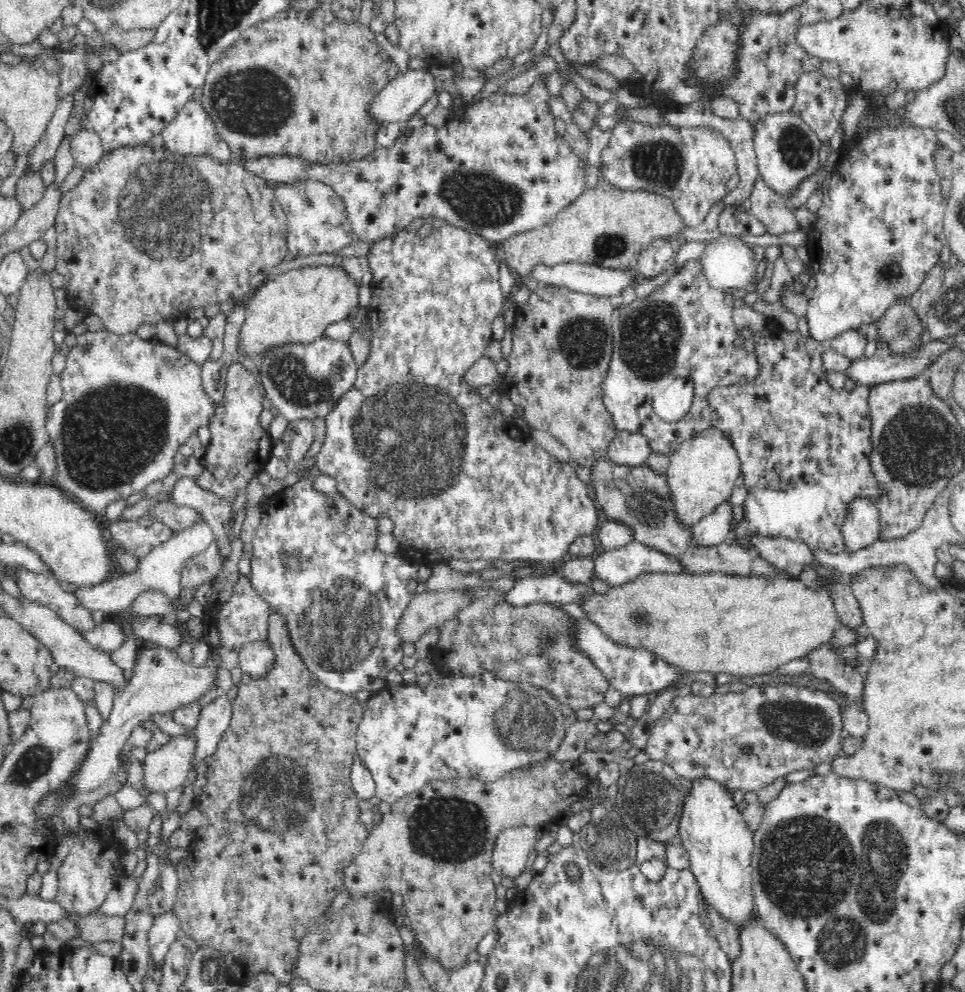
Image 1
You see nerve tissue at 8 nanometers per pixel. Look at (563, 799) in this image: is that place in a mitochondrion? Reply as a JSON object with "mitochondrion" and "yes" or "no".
{"mitochondrion":"no"}

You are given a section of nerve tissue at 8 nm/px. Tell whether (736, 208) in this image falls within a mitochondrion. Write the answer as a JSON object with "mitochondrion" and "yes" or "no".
{"mitochondrion":"no"}

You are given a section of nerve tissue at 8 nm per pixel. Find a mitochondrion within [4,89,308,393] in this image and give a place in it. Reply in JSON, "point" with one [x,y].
{"point":[144,219]}

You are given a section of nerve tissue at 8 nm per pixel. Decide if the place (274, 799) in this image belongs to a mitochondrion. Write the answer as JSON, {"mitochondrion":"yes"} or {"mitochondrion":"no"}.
{"mitochondrion":"yes"}

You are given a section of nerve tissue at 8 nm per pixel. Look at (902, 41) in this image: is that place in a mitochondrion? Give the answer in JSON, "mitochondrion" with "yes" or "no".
{"mitochondrion":"no"}

